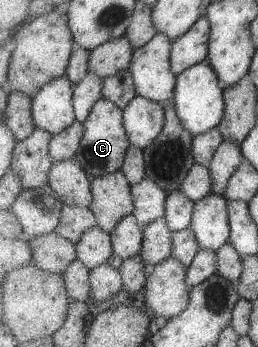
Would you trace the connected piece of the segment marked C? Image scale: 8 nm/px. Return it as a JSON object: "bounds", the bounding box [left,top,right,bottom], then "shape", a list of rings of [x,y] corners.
{"bounds":[74,98,131,178],"shape":[[[101,98],[84,122],[84,129],[79,152],[74,158],[87,171],[87,174],[94,178],[121,170],[131,145],[124,125],[124,109],[111,99]]]}

